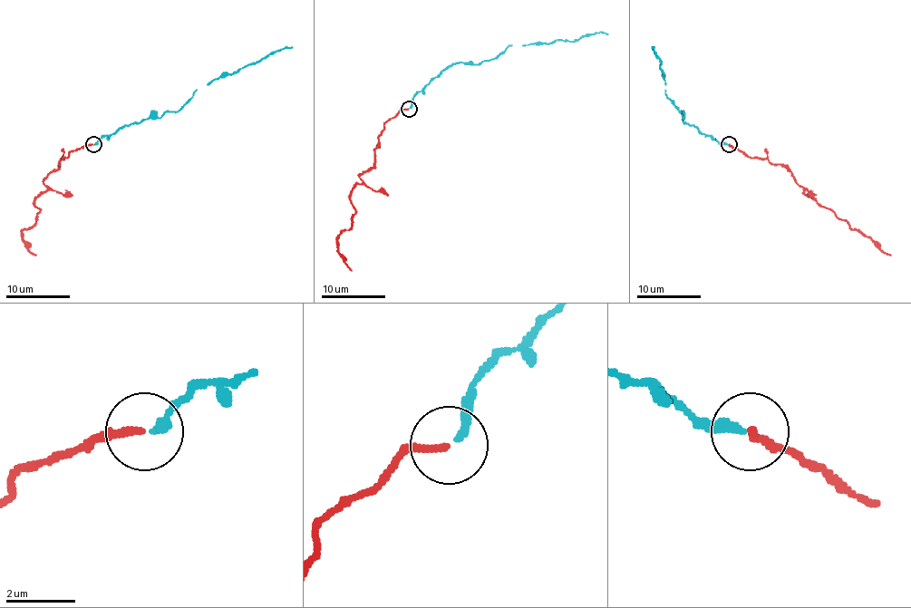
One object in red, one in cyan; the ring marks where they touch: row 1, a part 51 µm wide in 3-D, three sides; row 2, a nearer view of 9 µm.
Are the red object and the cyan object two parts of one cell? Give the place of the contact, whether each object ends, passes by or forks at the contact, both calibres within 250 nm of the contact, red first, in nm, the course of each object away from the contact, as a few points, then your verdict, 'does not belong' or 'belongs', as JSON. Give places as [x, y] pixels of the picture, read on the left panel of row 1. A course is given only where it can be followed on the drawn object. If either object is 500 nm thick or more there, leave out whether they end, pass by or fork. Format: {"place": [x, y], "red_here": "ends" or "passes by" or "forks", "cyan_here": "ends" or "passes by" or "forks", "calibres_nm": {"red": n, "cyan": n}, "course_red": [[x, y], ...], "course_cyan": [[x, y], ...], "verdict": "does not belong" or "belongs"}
{"place": [93, 144], "red_here": "ends", "cyan_here": "ends", "calibres_nm": {"red": 200, "cyan": 280}, "course_red": [[92, 145], [69, 154], [43, 181], [46, 189], [35, 199], [37, 221], [23, 231], [37, 255]], "course_cyan": [[94, 145], [124, 126], [159, 118], [166, 111], [176, 111], [195, 91], [214, 80], [236, 73], [292, 46]], "verdict": "belongs"}

